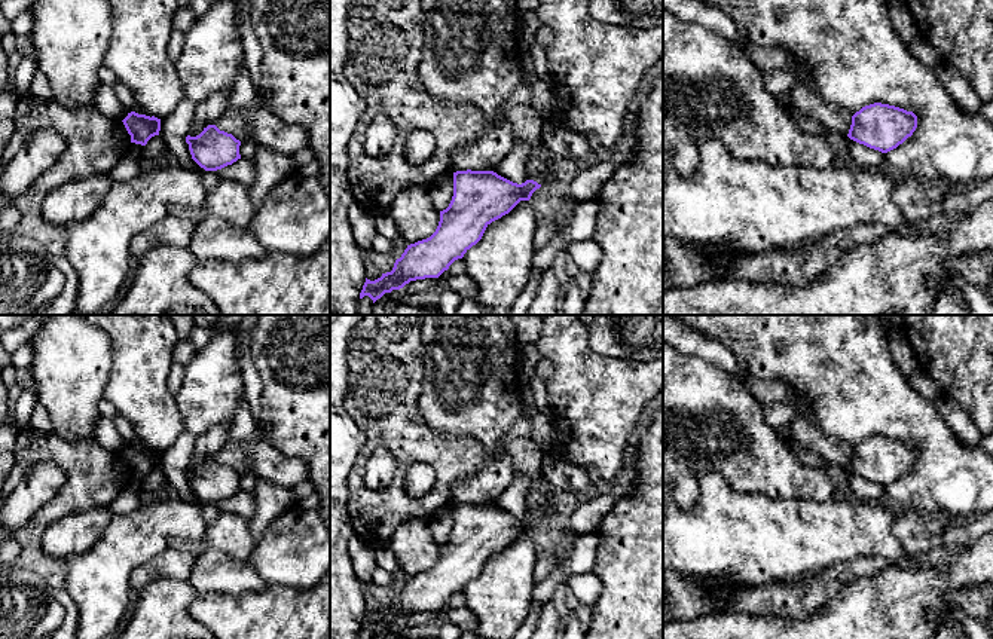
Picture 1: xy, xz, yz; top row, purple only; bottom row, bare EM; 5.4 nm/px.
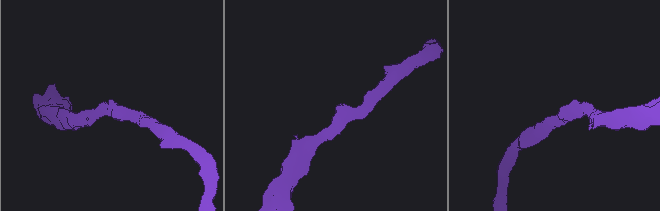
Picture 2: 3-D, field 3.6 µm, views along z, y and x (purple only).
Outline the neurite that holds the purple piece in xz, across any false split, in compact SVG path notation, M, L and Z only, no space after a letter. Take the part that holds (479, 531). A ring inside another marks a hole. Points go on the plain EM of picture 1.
M494 504L453 505L453 529L449 539L440 544L436 565L407 578L391 605L375 614L366 611L360 632L369 629L375 636L410 614L439 611L482 572L492 554L508 547L520 533L529 533L540 520L534 513L517 517Z

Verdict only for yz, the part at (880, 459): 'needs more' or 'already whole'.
already whole

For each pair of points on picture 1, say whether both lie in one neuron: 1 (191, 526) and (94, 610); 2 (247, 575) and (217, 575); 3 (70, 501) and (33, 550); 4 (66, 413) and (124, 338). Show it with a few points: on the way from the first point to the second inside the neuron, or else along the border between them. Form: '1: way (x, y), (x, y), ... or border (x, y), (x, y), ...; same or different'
1: way (162, 526), (107, 581); same
2: way (240, 575), (225, 575); same
3: way (57, 507), (33, 531), (33, 537); same
4: border (101, 330), (110, 341), (110, 373), (106, 388); different

